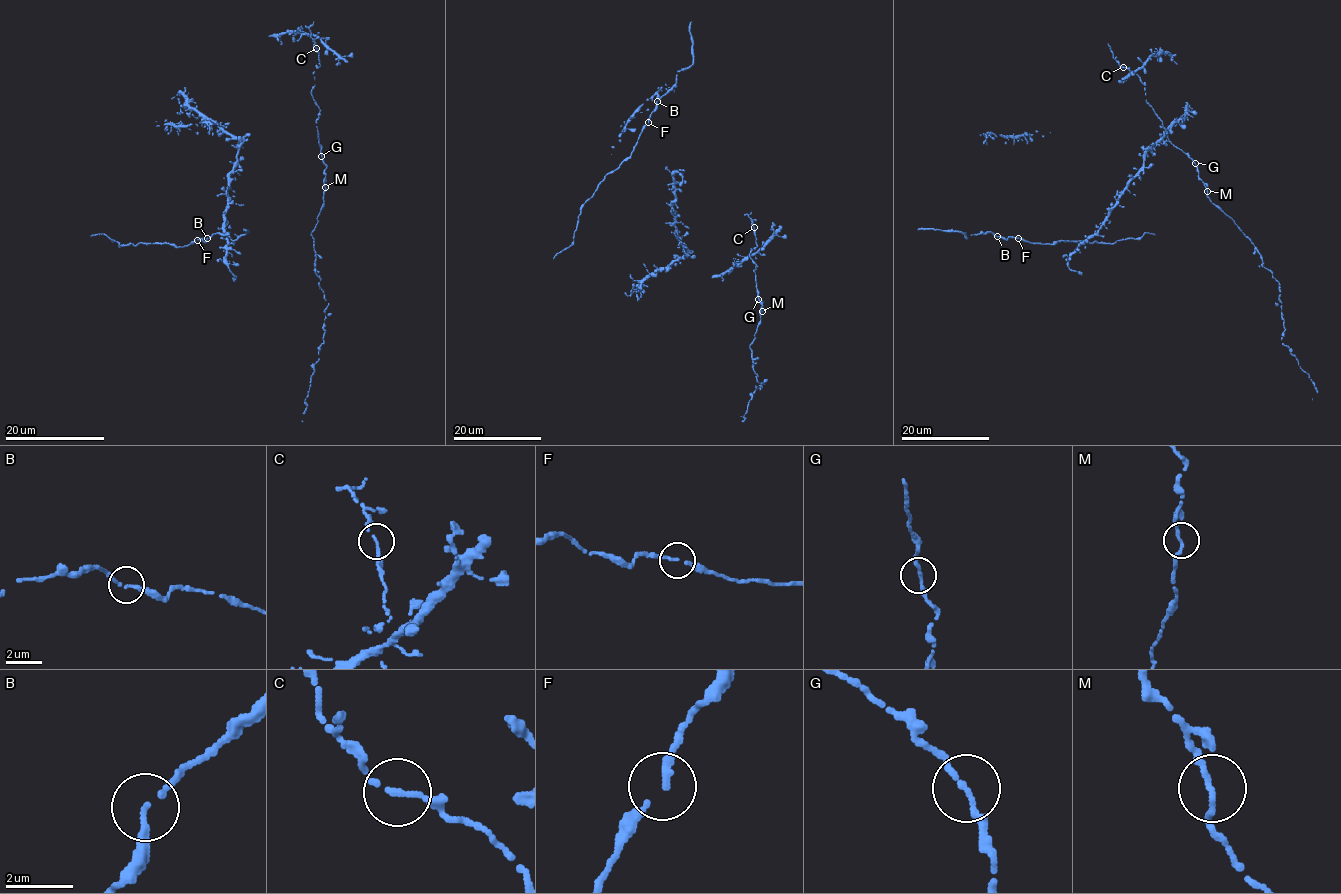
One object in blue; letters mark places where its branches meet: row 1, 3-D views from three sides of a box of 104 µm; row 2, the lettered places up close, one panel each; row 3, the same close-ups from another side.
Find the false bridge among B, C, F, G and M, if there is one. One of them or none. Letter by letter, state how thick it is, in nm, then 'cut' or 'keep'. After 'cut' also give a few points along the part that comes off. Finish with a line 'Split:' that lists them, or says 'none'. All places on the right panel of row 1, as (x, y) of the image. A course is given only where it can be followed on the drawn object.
B: calibre 180 nm; keep
C: calibre 160 nm; keep
F: calibre 180 nm; keep
G: calibre 190 nm; keep
M: calibre 180 nm; keep
Split: none

